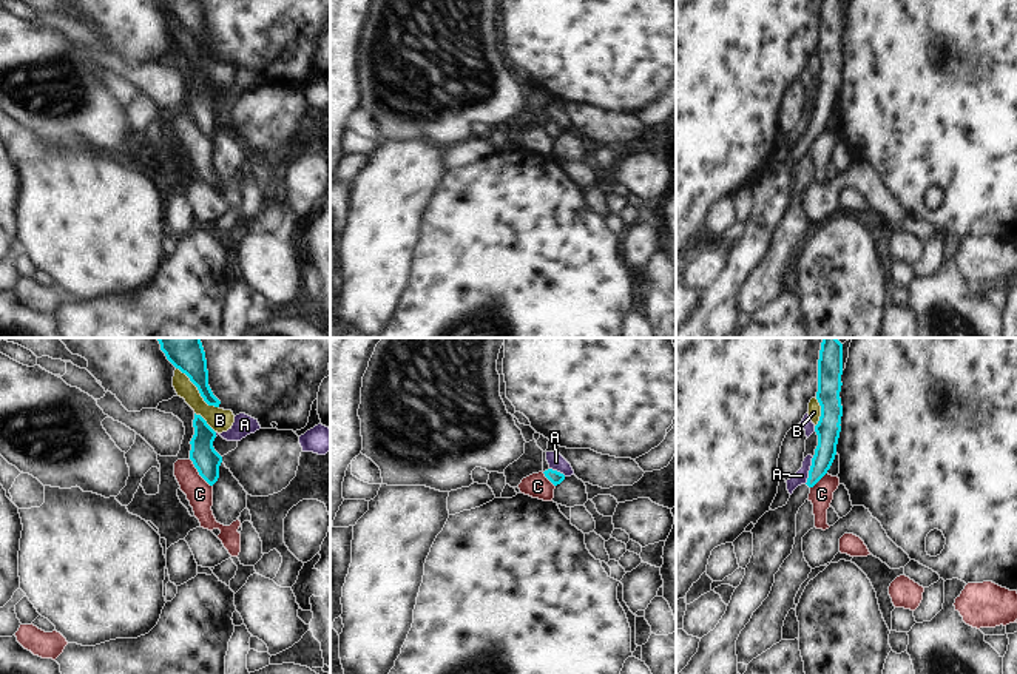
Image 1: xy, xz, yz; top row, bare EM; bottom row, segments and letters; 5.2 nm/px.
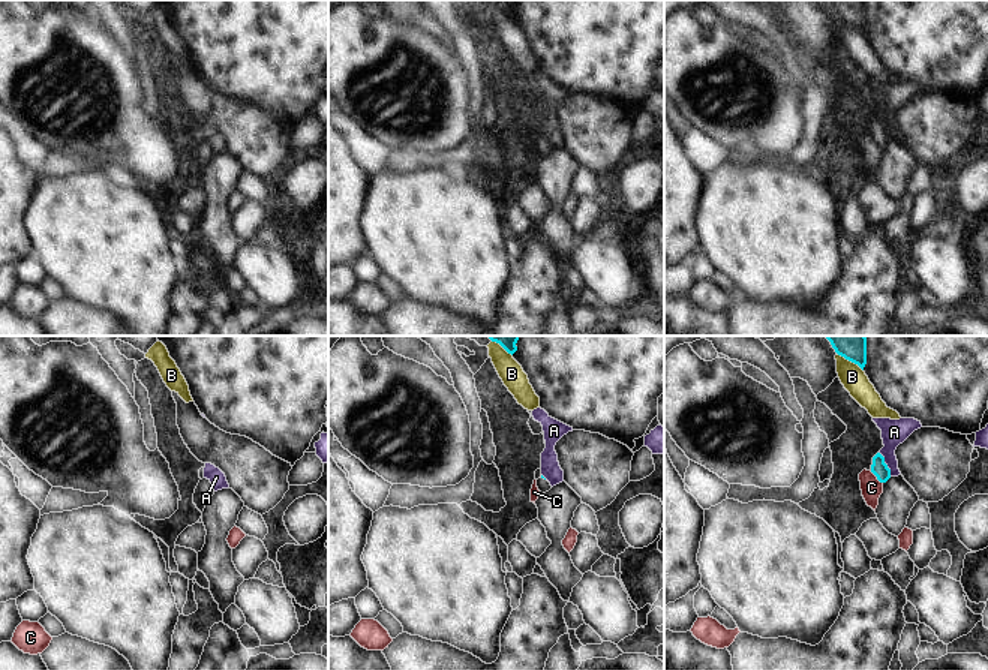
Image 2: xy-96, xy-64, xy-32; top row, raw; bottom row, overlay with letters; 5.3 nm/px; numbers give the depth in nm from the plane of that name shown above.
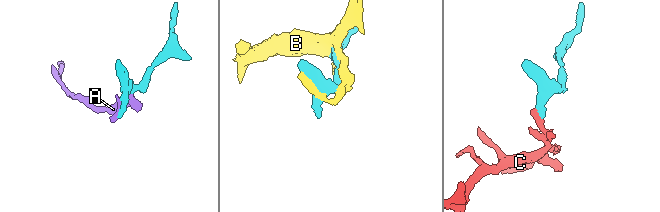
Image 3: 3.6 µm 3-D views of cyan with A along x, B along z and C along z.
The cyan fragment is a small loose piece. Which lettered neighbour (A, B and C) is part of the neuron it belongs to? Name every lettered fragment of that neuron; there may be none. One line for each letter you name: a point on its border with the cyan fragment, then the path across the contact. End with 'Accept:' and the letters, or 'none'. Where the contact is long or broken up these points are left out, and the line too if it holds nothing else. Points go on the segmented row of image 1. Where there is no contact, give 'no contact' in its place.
Accept: none

